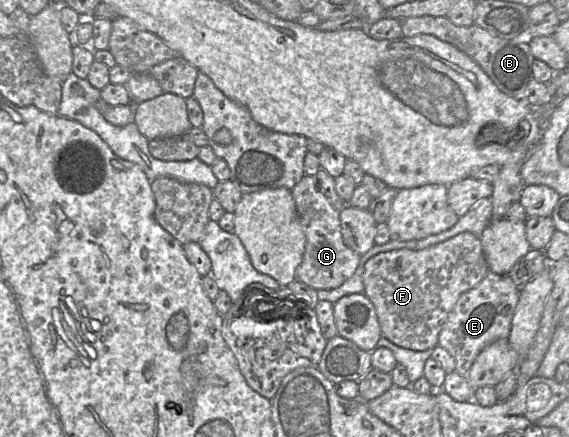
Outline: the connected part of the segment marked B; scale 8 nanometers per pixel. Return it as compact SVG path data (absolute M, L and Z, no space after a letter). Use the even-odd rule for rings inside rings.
M421 16L407 18L402 22L402 36L413 37L420 34L431 34L439 40L456 46L471 57L489 76L500 91L516 100L526 98L526 88L532 78L532 64L534 57L530 51L526 37L502 39L493 36L487 30L476 26L457 26L448 17Z

